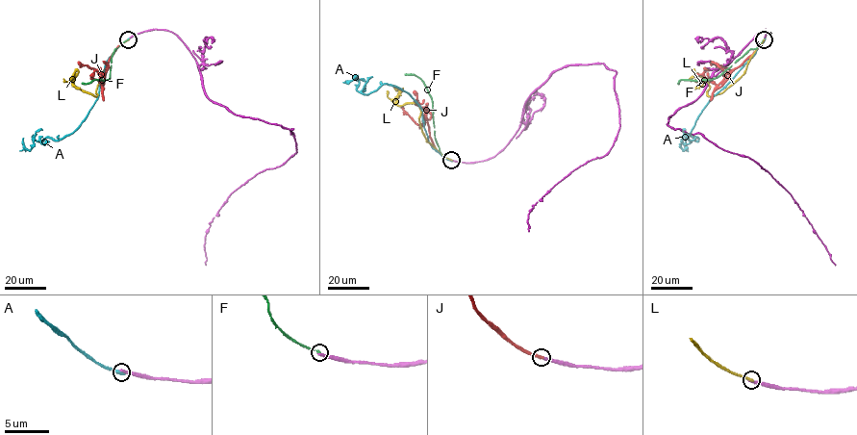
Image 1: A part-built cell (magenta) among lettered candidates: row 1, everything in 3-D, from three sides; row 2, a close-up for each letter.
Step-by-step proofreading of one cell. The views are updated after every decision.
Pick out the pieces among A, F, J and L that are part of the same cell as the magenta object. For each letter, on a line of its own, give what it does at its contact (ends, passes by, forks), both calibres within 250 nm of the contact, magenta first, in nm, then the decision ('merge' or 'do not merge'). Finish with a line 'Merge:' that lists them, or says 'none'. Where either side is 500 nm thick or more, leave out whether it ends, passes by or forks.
A: it ends; calibres 320 and 360 nm; do not merge
F: it ends; calibres 260 and 110 nm; do not merge
J: it ends; calibres 240 and 280 nm; merge
L: it ends; calibres 280 and 240 nm; do not merge
Merge: J

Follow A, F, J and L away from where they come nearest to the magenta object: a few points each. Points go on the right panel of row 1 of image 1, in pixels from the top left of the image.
A: (765, 38), (703, 110), (688, 138), (698, 140), (685, 134), (683, 149), (685, 138)
F: (764, 39), (718, 76), (681, 80), (677, 83)
J: (764, 39), (718, 88), (729, 70), (710, 63)
L: (764, 39), (745, 71), (722, 91), (709, 96), (708, 85), (693, 70), (691, 81)

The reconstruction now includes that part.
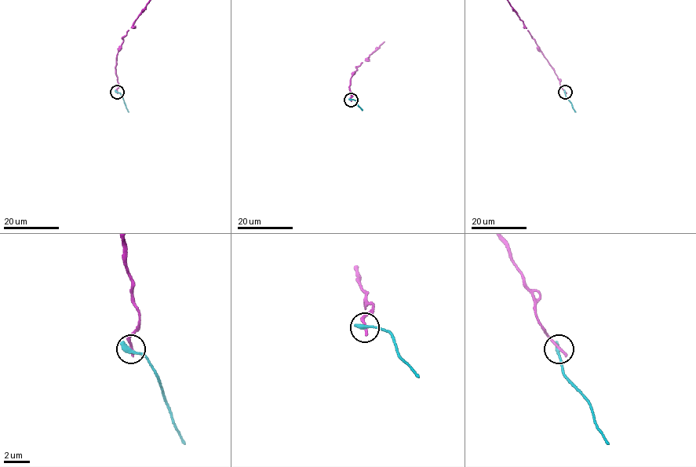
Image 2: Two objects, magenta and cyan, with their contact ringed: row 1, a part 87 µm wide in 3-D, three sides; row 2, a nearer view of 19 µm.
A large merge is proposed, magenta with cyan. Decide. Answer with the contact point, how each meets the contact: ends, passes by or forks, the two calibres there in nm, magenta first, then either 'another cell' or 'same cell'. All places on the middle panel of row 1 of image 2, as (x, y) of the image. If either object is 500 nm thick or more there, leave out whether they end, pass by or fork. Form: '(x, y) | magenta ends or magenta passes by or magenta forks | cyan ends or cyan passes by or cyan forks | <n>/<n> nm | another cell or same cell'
(351, 100) | magenta ends | cyan ends | 240/400 nm | another cell

